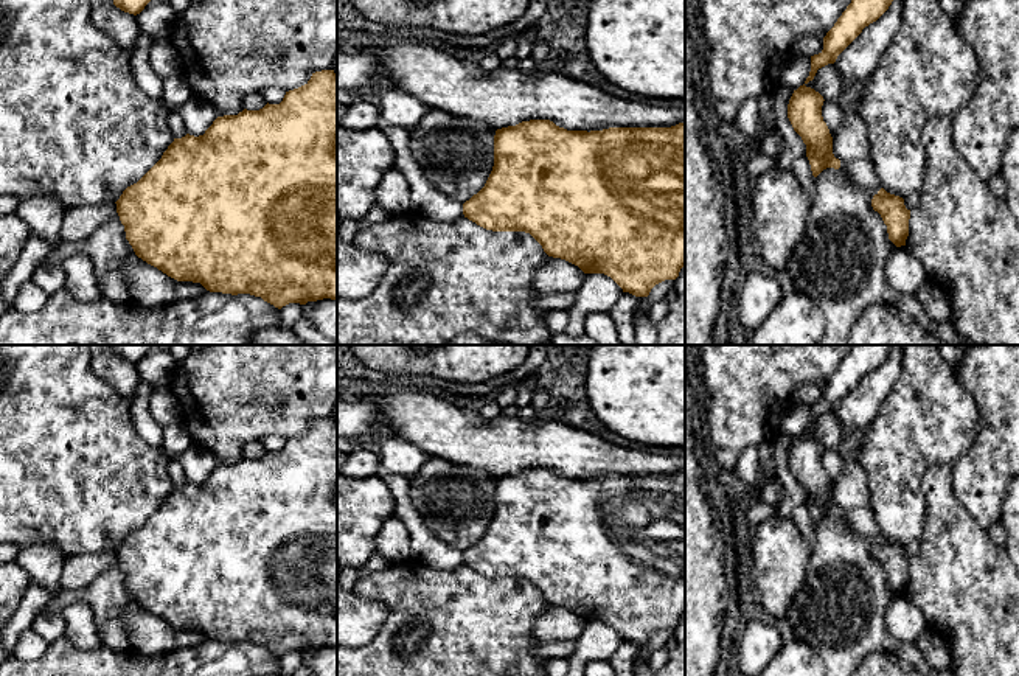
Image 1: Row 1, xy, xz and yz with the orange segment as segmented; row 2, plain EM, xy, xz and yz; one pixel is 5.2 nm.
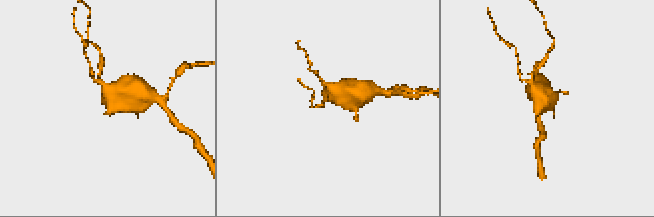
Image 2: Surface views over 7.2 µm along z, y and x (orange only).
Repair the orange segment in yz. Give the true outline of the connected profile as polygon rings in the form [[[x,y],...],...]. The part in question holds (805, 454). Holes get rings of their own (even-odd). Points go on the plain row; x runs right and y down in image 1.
[[[803,432],[794,438],[788,452],[788,466],[806,493],[814,525],[826,516],[840,516],[840,508],[833,502],[833,485],[822,465],[823,449],[819,440]]]

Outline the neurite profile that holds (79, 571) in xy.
[[[115,550],[82,553],[65,558],[62,564],[61,589],[81,589],[117,563]]]

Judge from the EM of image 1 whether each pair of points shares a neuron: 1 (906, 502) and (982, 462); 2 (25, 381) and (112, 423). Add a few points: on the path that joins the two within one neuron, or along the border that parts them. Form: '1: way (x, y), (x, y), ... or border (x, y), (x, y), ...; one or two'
1: border (974, 437), (974, 442), (951, 465); two
2: way (47, 403), (67, 423), (90, 423); one

